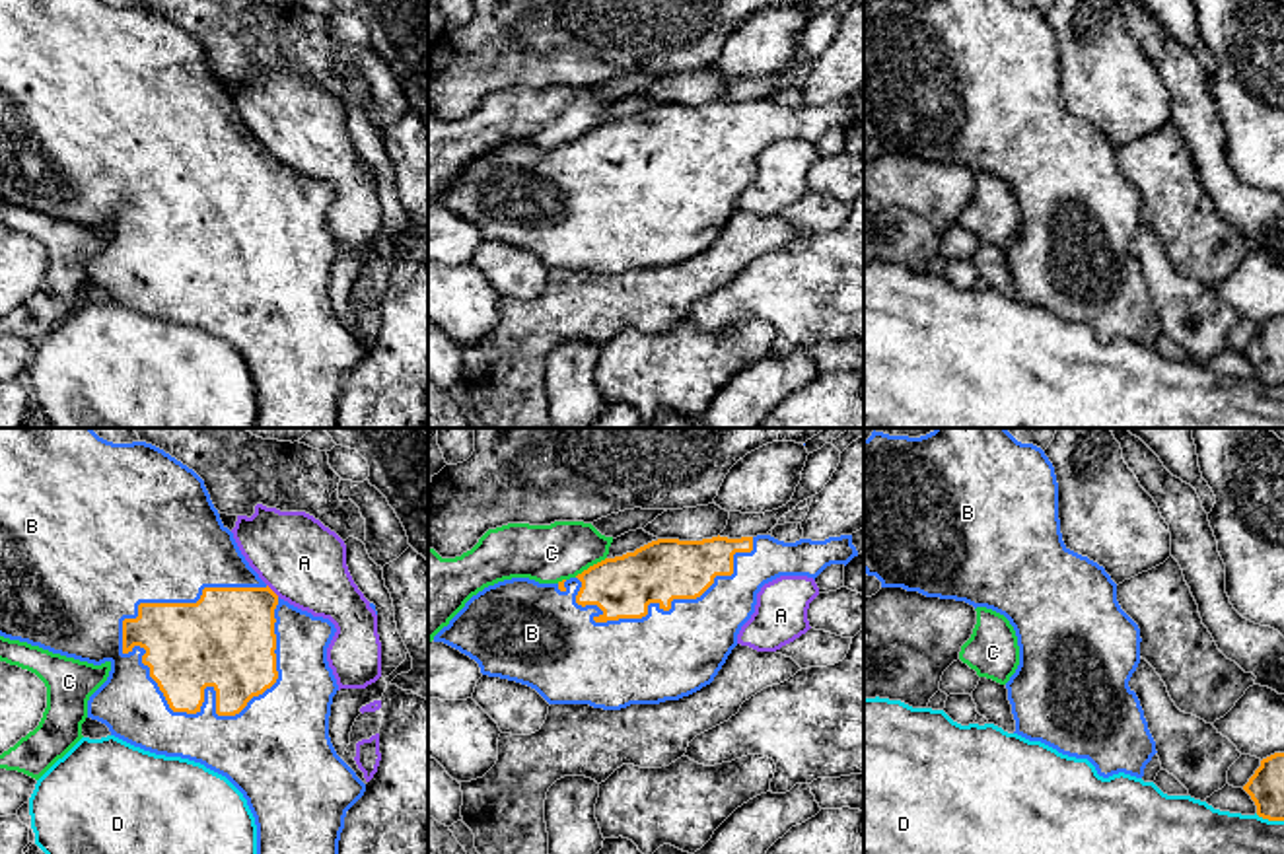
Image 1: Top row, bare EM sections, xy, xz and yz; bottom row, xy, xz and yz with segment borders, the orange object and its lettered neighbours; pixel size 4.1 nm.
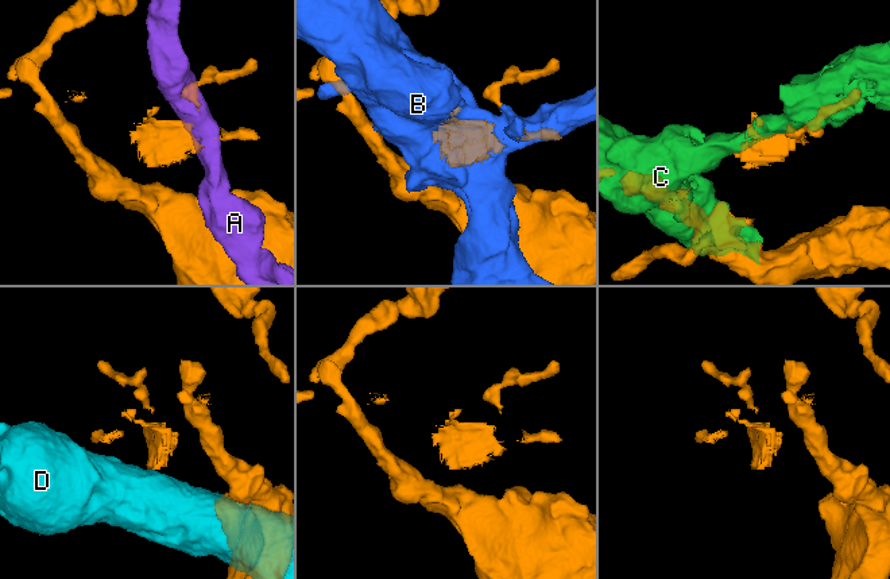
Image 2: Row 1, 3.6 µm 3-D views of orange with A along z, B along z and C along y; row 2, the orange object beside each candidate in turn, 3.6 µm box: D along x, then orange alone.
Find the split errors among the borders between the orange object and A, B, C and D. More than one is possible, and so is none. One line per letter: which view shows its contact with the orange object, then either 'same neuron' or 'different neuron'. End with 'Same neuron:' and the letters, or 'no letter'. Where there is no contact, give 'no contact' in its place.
A: contact in xy; different neuron
B: contact in xy; same neuron
C: contact in xz; different neuron
D: contact in yz; different neuron
Same neuron: B

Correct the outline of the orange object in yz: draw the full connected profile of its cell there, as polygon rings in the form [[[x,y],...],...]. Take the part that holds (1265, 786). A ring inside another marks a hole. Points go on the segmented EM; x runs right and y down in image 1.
[[[1284,753],[1263,759],[1243,790],[1255,801],[1259,817],[1284,821]]]

